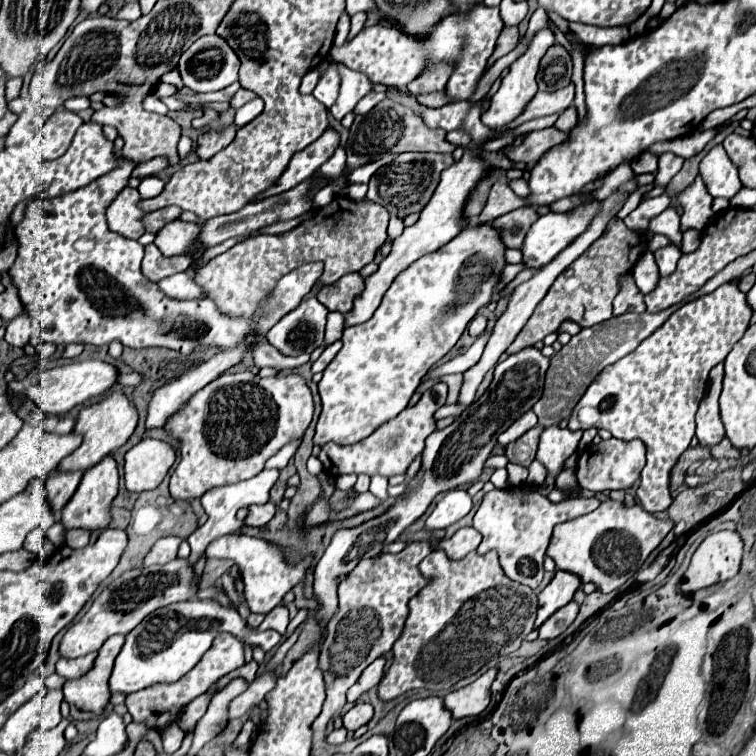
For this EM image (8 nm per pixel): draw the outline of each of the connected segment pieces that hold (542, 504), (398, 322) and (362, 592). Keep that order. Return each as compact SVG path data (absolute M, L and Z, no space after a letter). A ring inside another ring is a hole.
M533 485L493 489L485 493L481 507L477 509L473 517L473 527L483 535L483 541L477 547L477 553L483 555L487 551L497 551L501 559L501 567L507 573L507 577L537 589L537 585L543 579L543 557L549 545L553 527L557 523L591 513L593 509L597 509L597 505L599 501L595 497L591 499L575 497L575 499L565 499L561 503L551 503Z
M469 221L459 237L449 241L435 253L429 253L409 265L393 285L387 289L381 305L375 315L361 325L347 327L343 331L343 347L335 355L335 359L323 371L323 379L319 381L319 395L323 403L323 411L317 421L315 445L325 445L329 441L339 445L349 445L365 439L379 425L389 419L395 419L409 403L423 375L441 361L443 355L459 341L467 323L477 315L477 311L489 305L499 281L501 273L507 265L505 261L505 243L501 239L501 231L491 223L475 223Z
M419 541L407 545L401 553L395 555L387 553L377 559L363 559L351 571L349 579L339 585L339 611L329 621L327 637L319 655L319 669L325 677L327 699L323 703L321 715L311 725L313 733L325 733L327 723L337 713L341 713L343 705L347 703L347 689L359 679L369 663L385 655L397 641L407 619L407 601L427 583L423 581L417 565L431 551L433 549L429 541Z

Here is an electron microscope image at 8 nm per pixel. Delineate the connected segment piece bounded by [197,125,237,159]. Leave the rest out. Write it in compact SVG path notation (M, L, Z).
M231 125L231 127L223 129L221 133L217 133L217 131L209 131L209 133L201 135L199 141L197 141L197 155L199 155L201 159L209 159L209 157L213 157L217 151L221 151L223 147L227 147L227 145L233 141L235 131L237 131L237 127Z

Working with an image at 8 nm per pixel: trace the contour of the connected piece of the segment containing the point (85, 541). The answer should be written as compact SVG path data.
M72 529L66 533L66 545L72 549L80 549L89 544L90 532L85 529Z

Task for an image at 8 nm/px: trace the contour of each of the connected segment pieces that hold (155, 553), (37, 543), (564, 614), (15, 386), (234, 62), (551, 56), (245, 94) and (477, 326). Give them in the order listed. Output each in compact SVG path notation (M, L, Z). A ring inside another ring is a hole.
M163 537L159 539L153 549L147 553L145 557L145 567L151 567L151 565L163 565L171 559L177 557L177 549L179 549L179 543L181 539L179 537Z
M33 529L33 531L27 535L23 547L25 547L27 551L31 551L31 553L37 553L37 551L41 551L43 537L45 537L45 531L43 531L43 529Z
M575 601L567 603L565 607L557 609L541 627L539 627L539 637L541 639L555 639L557 635L561 635L577 617L579 613L579 605Z
M87 359L87 361L77 361L77 363L69 363L63 367L43 371L33 387L25 387L23 381L13 380L8 384L8 389L19 391L19 393L25 393L27 389L27 395L35 399L35 403L45 415L65 415L73 407L83 405L85 401L93 397L101 397L107 391L111 391L117 385L117 377L119 377L119 371L115 365L105 363L105 361Z
M203 35L187 49L187 53L181 55L177 67L179 67L185 87L189 87L195 93L207 93L207 91L219 91L237 81L239 57L235 55L235 51L227 45L227 41L223 37Z
M553 43L541 59L537 73L539 91L555 91L571 83L571 55L559 43Z
M239 89L235 95L233 95L233 99L231 99L231 107L235 107L235 109L239 109L243 103L247 103L247 101L251 101L251 99L255 99L257 95L253 93L253 91L249 91L249 89Z
M477 315L471 323L469 323L469 335L471 337L479 337L487 327L487 317L485 315Z

